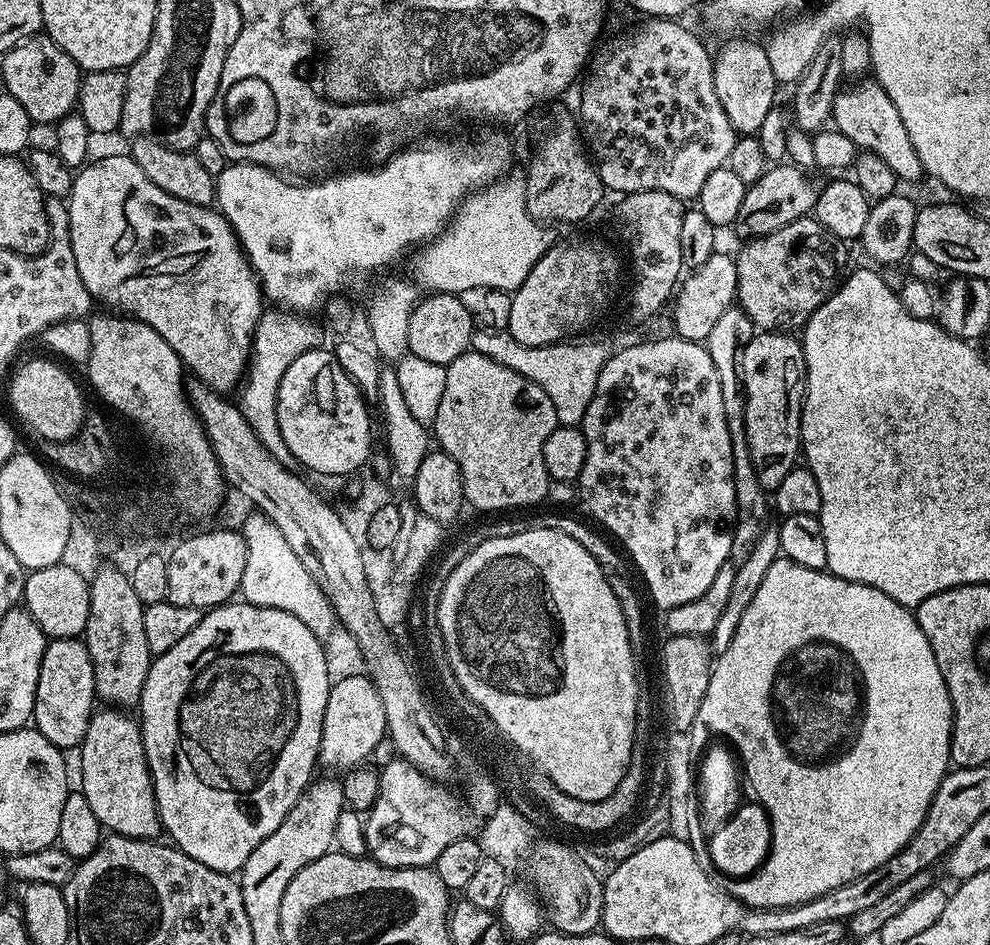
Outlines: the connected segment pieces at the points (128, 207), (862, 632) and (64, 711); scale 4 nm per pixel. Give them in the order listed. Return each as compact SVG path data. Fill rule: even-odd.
M131 155L124 156L104 156L101 160L93 159L87 166L79 169L78 175L72 182L72 195L67 201L68 206L68 233L72 239L72 249L74 258L78 266L78 274L82 274L82 282L86 286L88 293L97 301L109 304L109 309L119 310L135 319L142 321L143 324L149 324L173 350L180 355L181 361L189 369L197 372L199 379L208 387L216 389L221 394L231 393L231 388L236 383L243 381L246 376L246 369L250 364L250 353L254 348L254 337L256 334L256 325L259 324L262 315L260 300L262 301L262 285L252 267L248 263L247 255L232 228L227 217L219 211L203 204L187 204L162 190L138 166Z
M780 558L780 561L776 560L774 566L768 569L768 580L762 580L761 584L763 589L758 588L757 592L761 593L761 596L754 594L754 598L757 599L756 609L749 613L746 626L740 633L740 641L734 646L725 647L725 652L719 653L718 659L712 665L712 677L708 683L708 689L704 695L704 703L702 705L703 715L708 715L708 724L717 732L720 736L725 736L729 740L727 743L731 745L736 752L741 752L743 755L743 764L748 767L747 778L751 778L753 783L756 784L756 791L760 792L766 798L770 798L772 805L779 810L778 822L782 825L783 838L781 839L780 854L773 861L773 865L769 869L764 871L763 874L757 876L749 876L741 879L739 897L754 910L763 910L766 908L792 908L796 904L805 904L808 900L818 898L822 894L826 894L830 890L834 890L838 886L842 886L846 882L851 880L857 880L859 876L865 876L868 872L874 872L883 869L887 865L888 861L893 860L895 856L899 855L901 851L909 843L911 843L913 836L919 832L920 827L924 825L924 819L928 817L928 809L932 807L932 801L936 799L938 793L941 791L940 783L944 784L946 777L949 775L950 761L954 756L954 699L953 693L950 691L949 681L946 679L945 673L942 671L941 661L938 659L937 649L934 647L933 641L930 639L927 632L920 627L919 619L915 615L912 616L905 605L900 604L894 598L890 598L882 590L877 588L871 588L868 584L860 584L856 580L846 580L840 575L831 574L831 571L818 569L804 568L802 565L794 564L787 558Z
M80 638L49 639L36 691L35 727L54 747L61 750L76 748L80 743L83 745L89 735L95 704L98 704L96 663L92 660L87 643Z

